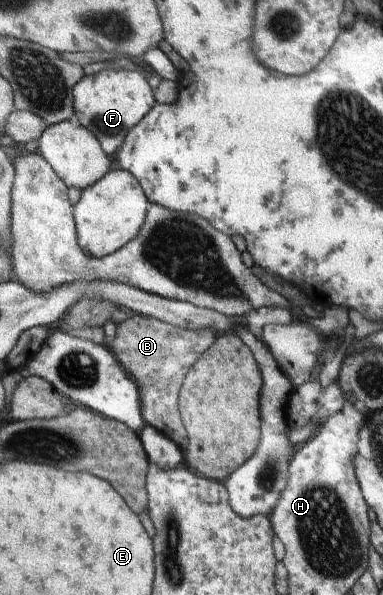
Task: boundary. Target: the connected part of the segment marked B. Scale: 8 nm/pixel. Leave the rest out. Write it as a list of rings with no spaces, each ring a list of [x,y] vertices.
[[[137,315],[117,325],[117,334],[108,346],[130,377],[138,383],[142,393],[142,414],[147,423],[175,441],[184,453],[188,448],[189,436],[180,411],[179,391],[187,373],[214,343],[216,335],[209,328],[190,330],[173,326],[158,317]]]

